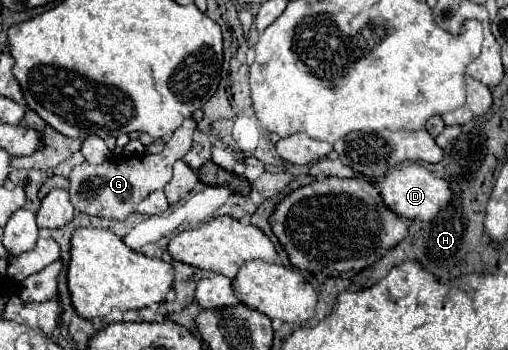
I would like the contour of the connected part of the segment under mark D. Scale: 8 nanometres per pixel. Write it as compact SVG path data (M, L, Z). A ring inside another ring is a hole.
M419 164L393 166L389 170L389 174L379 182L379 192L381 192L381 198L385 200L385 204L393 212L397 212L397 216L409 218L409 220L431 220L453 198L449 184Z

